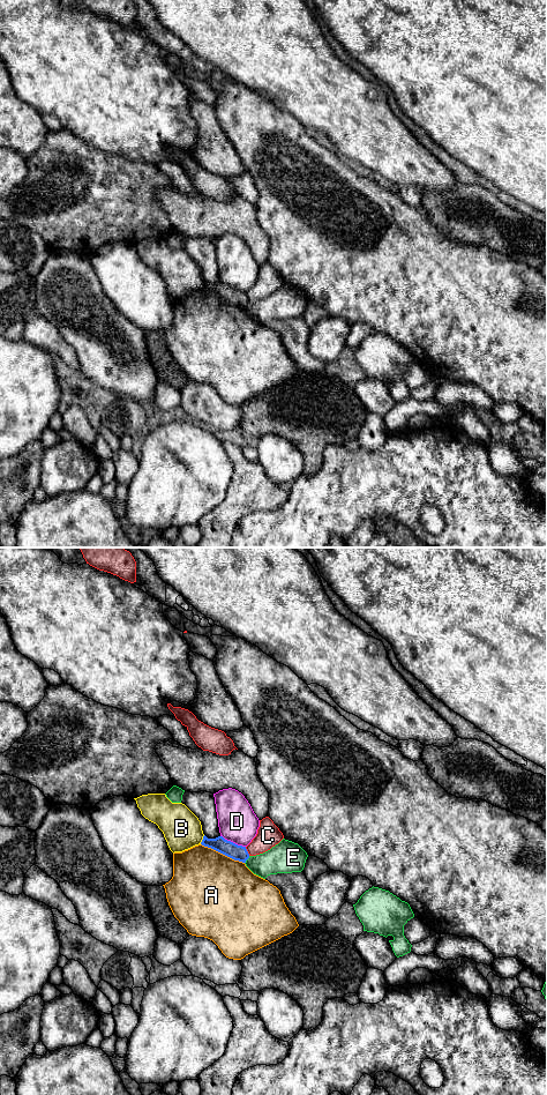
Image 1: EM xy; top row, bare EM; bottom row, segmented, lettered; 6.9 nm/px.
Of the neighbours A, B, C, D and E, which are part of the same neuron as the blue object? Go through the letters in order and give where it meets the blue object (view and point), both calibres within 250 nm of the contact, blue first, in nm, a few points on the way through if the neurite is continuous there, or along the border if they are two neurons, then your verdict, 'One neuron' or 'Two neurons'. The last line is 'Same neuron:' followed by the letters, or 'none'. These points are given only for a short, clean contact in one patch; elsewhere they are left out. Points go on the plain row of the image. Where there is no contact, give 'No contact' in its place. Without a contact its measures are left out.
A: Touches blue at xy (223, 299). Thickness 110 nm (blue) against 500 nm. Two neurons
B: Touches blue at xy (202, 285). Thickness 110 nm (blue) against 260 nm. Two neurons
C: Touches blue at xy (247, 297). Thickness 110 nm (blue) against 160 nm. Boundary: xy (245, 292), (249, 300). Two neurons
D: Touches blue at xy (232, 288). Thickness 110 nm (blue) against 260 nm. Two neurons
E: Touches blue at xy (247, 304). Thickness 110 nm (blue) against 200 nm. Two neurons
Same neuron: none

